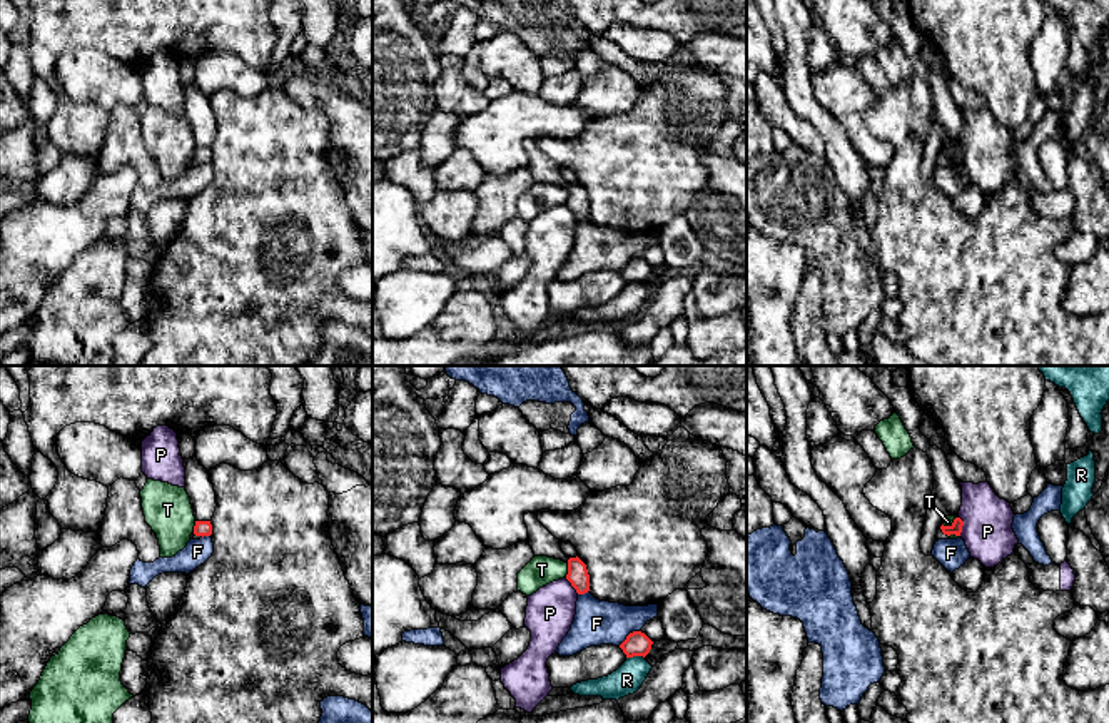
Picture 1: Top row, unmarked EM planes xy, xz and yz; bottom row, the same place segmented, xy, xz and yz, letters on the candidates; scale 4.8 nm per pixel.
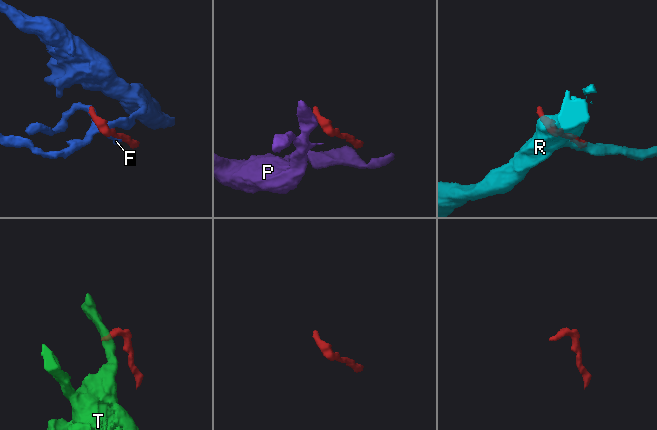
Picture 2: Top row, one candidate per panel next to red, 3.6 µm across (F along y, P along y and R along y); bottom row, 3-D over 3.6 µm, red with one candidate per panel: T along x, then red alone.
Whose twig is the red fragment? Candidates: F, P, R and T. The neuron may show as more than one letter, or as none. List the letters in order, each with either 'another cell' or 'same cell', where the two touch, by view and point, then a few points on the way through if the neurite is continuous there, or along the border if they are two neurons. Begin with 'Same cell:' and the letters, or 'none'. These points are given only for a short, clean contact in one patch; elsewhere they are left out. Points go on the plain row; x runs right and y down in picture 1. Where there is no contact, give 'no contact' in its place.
Same cell: none
F: another cell; meets red in xz at (628, 261)
P: another cell; meets red in yz at (961, 152); border along yz (957, 142), (962, 147), (959, 161)
R: another cell; meets red in xz at (635, 281)
T: another cell; meets red in xz at (568, 196); border along xz (568, 189), (565, 202)

